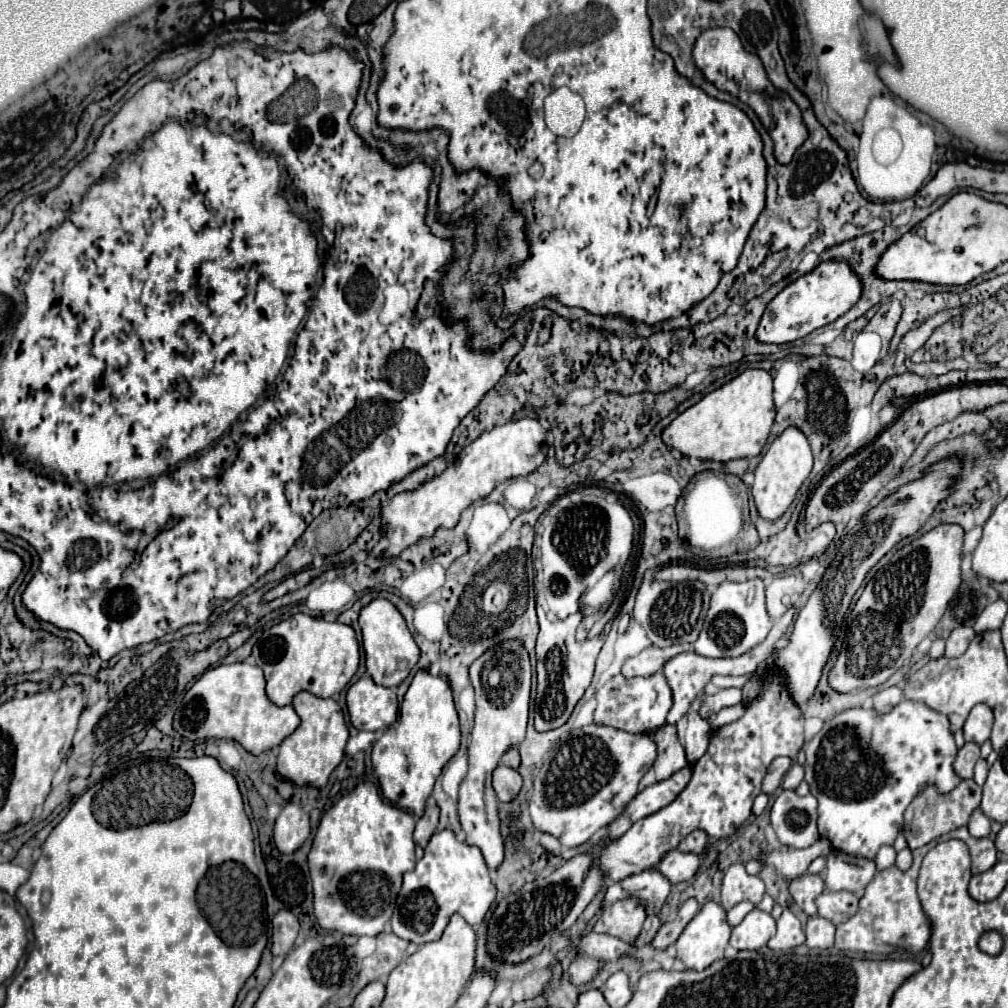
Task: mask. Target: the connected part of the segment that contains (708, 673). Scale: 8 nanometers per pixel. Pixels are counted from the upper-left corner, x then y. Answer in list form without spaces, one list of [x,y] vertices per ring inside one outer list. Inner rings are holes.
[[[790,608],[780,620],[774,622],[774,626],[772,626],[772,630],[770,630],[770,634],[766,636],[764,642],[760,642],[754,650],[750,650],[748,654],[742,654],[742,656],[738,656],[738,658],[704,658],[704,656],[700,656],[700,654],[696,654],[696,652],[684,652],[684,654],[678,654],[676,658],[672,658],[670,662],[666,662],[664,668],[662,668],[662,672],[664,672],[664,676],[666,676],[666,680],[668,680],[670,688],[672,688],[672,698],[674,698],[674,704],[672,704],[670,712],[668,712],[668,722],[674,724],[674,722],[678,722],[678,720],[688,712],[692,698],[702,692],[704,684],[706,684],[714,674],[724,674],[724,676],[742,676],[742,674],[748,674],[748,676],[754,676],[756,670],[758,670],[758,666],[760,666],[762,662],[766,662],[766,660],[774,654],[774,646],[776,646],[776,642],[784,636],[786,628],[790,626],[790,622],[792,622],[792,618],[794,618],[794,612],[796,612],[796,610]]]

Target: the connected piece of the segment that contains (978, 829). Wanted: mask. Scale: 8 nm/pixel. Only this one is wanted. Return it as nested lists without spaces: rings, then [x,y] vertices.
[[[974,810],[972,818],[968,822],[968,830],[976,838],[986,838],[990,834],[990,820],[980,810]]]

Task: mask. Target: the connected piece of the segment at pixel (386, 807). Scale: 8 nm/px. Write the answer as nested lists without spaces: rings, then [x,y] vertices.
[[[372,782],[358,784],[352,792],[342,796],[332,808],[324,812],[308,854],[314,888],[314,916],[324,930],[336,930],[354,936],[376,936],[386,930],[402,886],[402,874],[412,870],[416,864],[412,840],[414,824],[414,816],[382,800],[378,788]]]

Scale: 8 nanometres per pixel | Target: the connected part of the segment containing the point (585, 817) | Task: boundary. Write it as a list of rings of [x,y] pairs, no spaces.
[[[598,724],[574,730],[568,740],[552,746],[534,778],[534,792],[528,802],[534,828],[550,832],[564,848],[584,844],[598,828],[614,822],[626,810],[654,760],[656,744],[648,734],[628,734]]]

